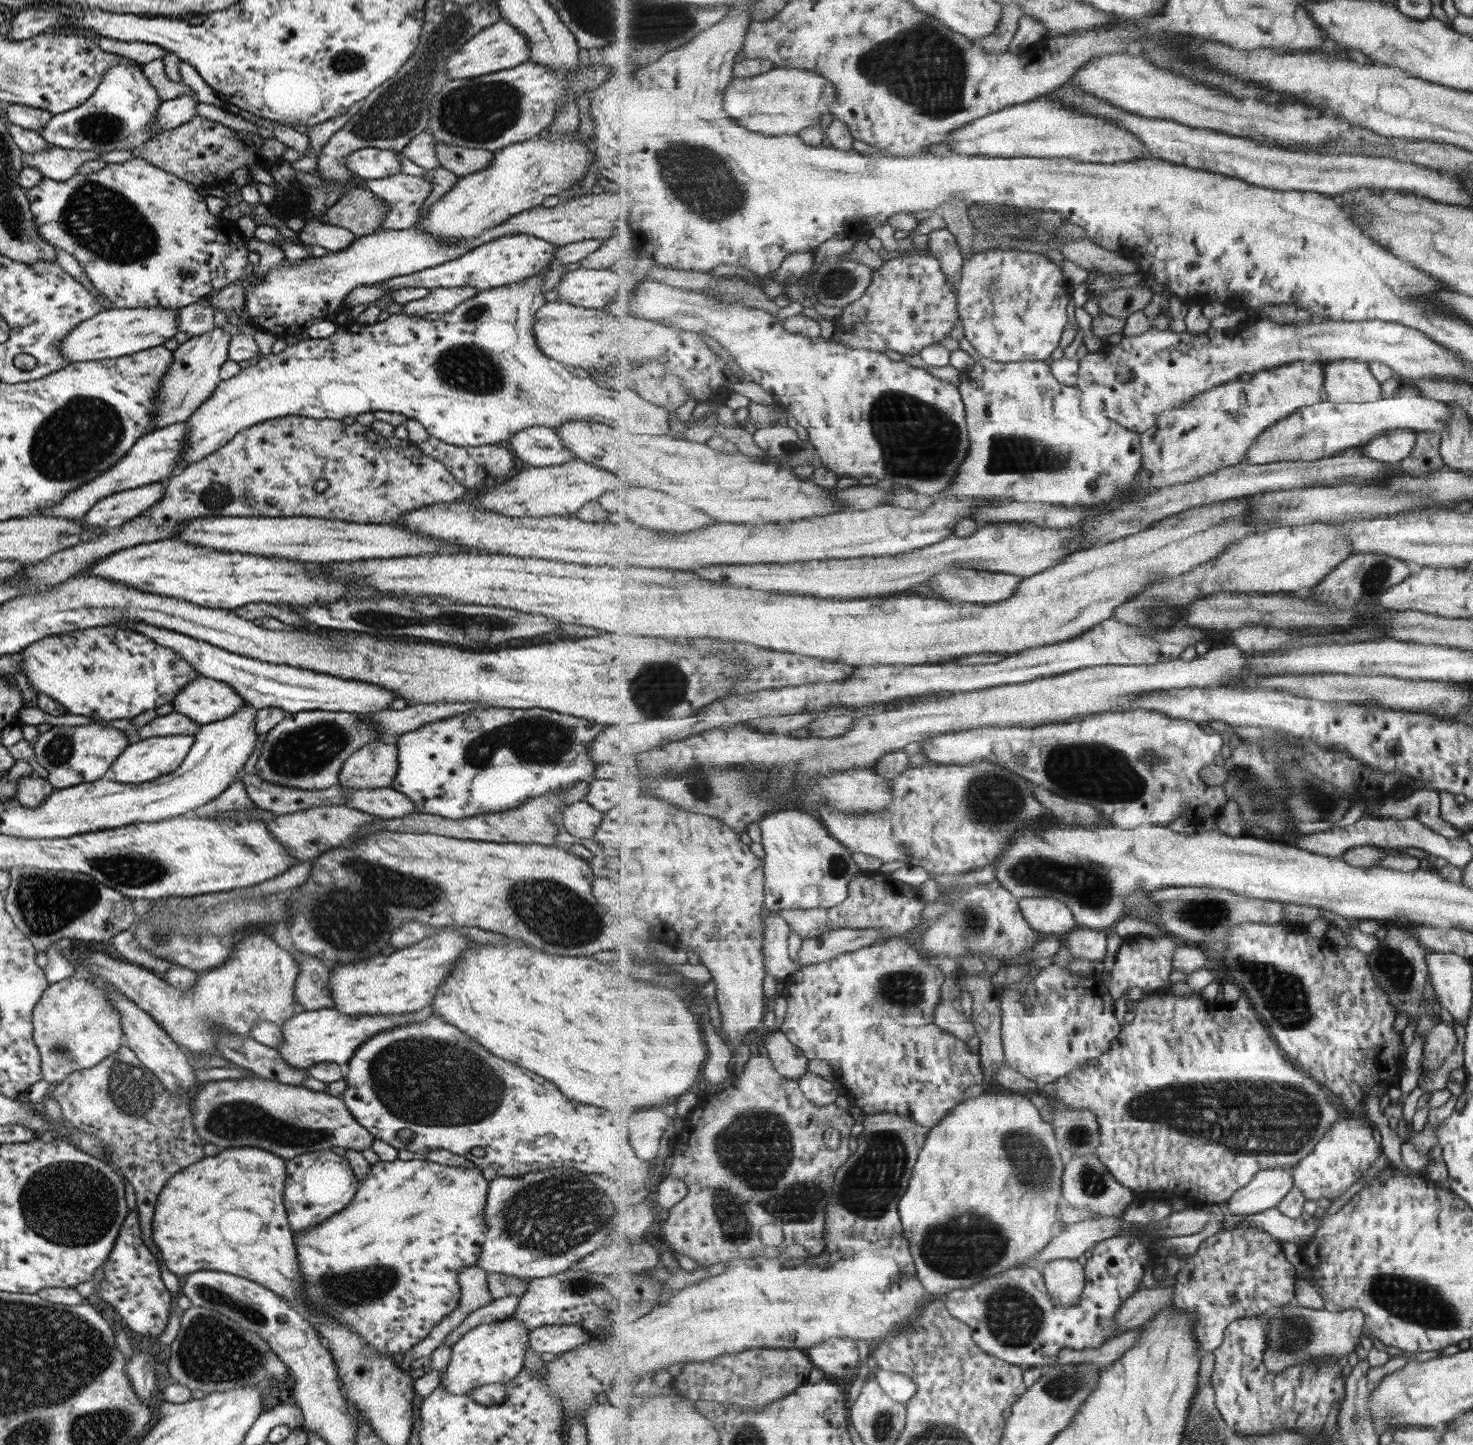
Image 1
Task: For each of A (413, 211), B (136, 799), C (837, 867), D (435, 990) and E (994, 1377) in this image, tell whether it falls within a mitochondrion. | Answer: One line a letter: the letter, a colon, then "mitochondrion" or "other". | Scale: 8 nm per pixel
A: other
B: other
C: mitochondrion
D: other
E: other

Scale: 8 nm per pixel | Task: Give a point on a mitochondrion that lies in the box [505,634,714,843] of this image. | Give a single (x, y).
(660, 687)

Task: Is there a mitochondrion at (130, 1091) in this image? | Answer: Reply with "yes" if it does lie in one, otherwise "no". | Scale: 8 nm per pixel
yes

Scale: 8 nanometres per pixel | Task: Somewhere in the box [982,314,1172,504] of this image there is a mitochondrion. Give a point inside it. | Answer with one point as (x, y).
(1005, 454)

